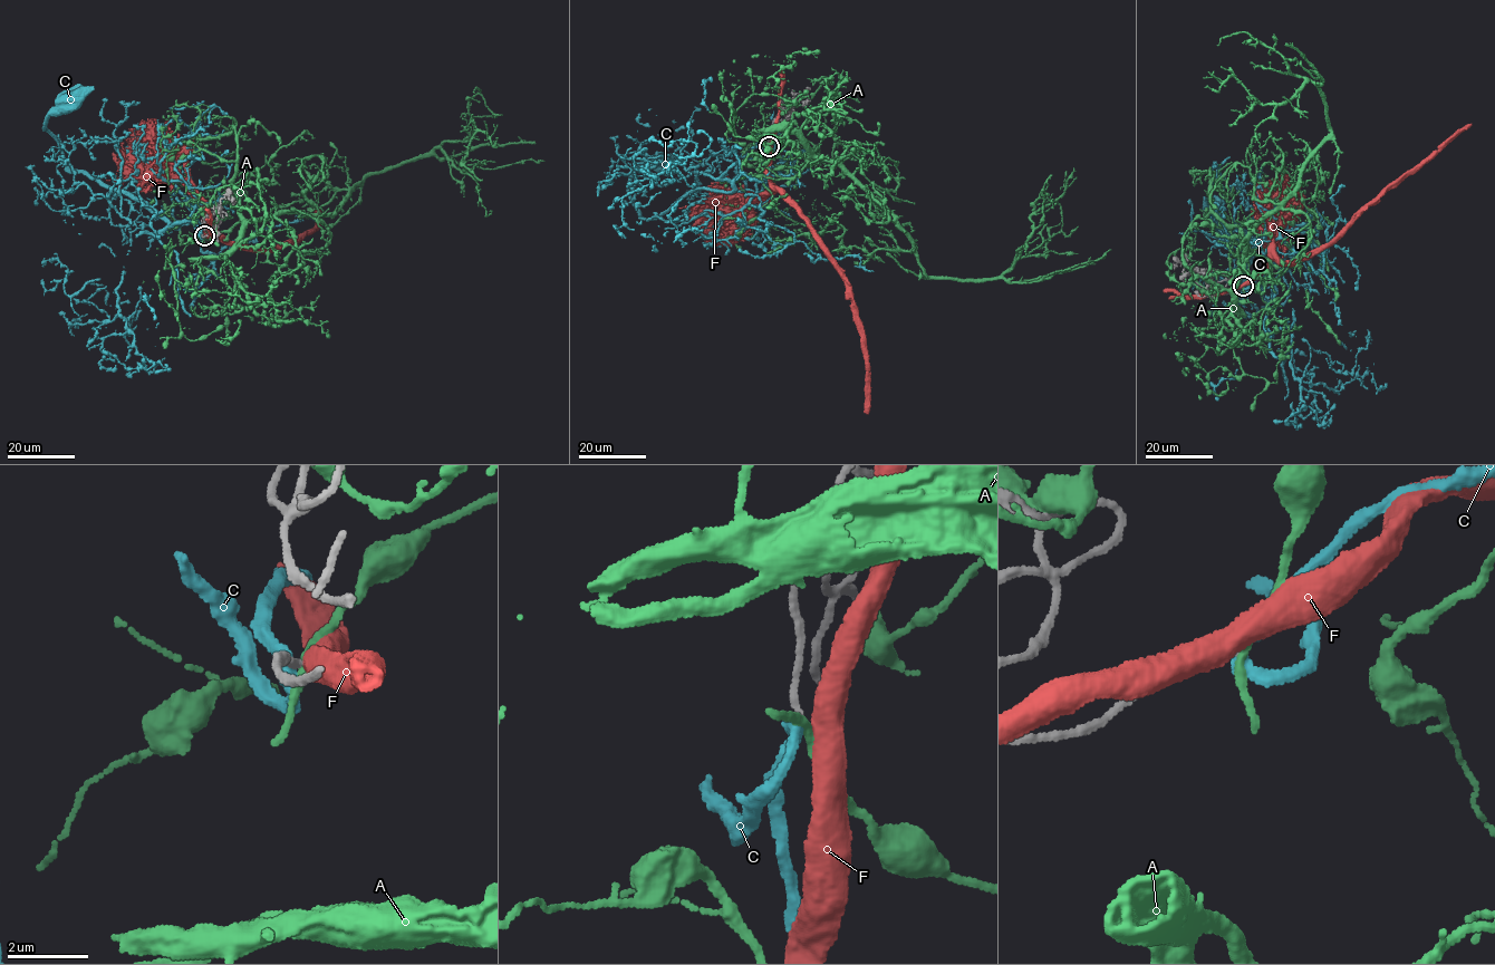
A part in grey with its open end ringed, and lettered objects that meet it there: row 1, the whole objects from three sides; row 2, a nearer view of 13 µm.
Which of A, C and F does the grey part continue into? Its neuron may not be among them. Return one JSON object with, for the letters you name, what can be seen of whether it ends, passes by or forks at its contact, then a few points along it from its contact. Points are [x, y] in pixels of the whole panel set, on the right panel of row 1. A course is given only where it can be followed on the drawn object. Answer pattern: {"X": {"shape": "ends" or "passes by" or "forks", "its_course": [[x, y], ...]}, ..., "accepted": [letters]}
{"accepted": []}

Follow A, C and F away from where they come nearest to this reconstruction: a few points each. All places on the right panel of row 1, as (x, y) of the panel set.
A: (1242, 287), (1209, 180), (1227, 198), (1243, 161), (1315, 215), (1286, 189), (1302, 154)
C: (1242, 287), (1266, 268), (1273, 278), (1282, 271), (1271, 266), (1293, 252), (1269, 237), (1231, 239), (1211, 215)
F: (1242, 286), (1264, 271), (1272, 258), (1290, 263), (1332, 244), (1381, 193), (1396, 186), (1459, 129), (1472, 125)

